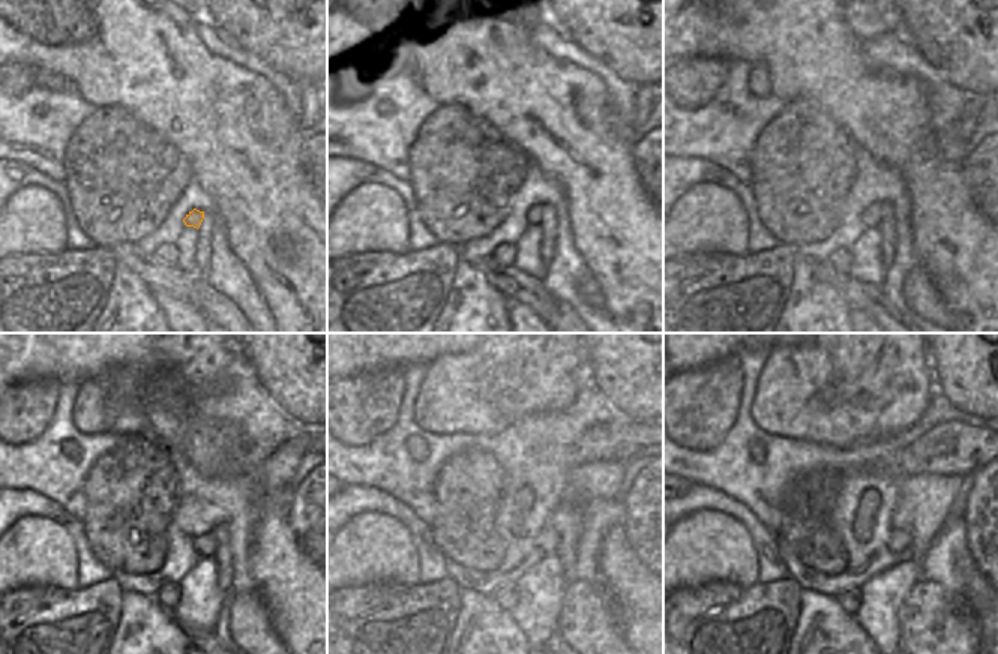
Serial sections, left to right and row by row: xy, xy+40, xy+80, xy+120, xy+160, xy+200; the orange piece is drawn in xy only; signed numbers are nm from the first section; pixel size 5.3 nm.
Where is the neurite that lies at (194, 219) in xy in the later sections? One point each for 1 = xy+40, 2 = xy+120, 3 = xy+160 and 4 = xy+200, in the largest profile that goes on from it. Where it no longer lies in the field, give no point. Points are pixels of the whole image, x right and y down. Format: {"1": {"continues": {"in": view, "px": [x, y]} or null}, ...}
{"1": {"continues": {"in": "xy+40", "px": [533, 215]}}, "2": {"continues": {"in": "xy+120", "px": [204, 546]}}, "3": {"continues": {"in": "xy+160", "px": [547, 540]}}, "4": {"continues": {"in": "xy+200", "px": [898, 540]}}}

